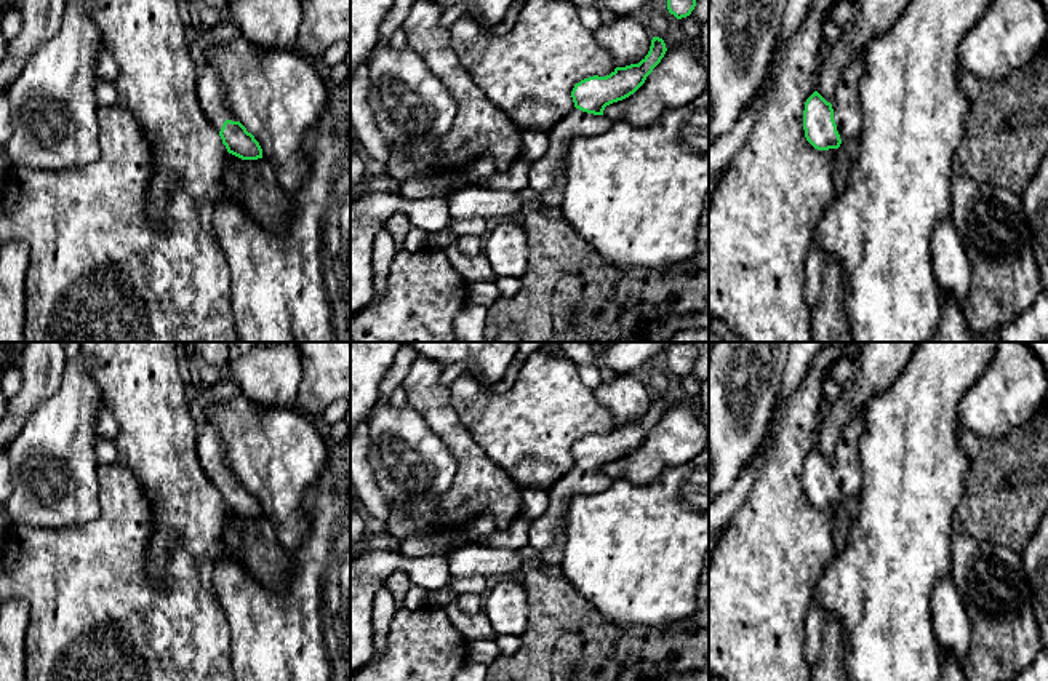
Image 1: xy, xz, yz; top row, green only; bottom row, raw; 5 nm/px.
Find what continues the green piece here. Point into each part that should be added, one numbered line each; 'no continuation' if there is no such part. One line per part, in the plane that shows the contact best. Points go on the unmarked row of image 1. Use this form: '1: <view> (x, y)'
1: yz (847, 469)

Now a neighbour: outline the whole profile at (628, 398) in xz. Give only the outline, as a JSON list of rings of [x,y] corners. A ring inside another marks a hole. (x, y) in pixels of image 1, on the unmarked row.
[[[616,374],[611,382],[602,382],[594,395],[608,408],[616,425],[638,422],[650,409],[653,392],[632,374]]]

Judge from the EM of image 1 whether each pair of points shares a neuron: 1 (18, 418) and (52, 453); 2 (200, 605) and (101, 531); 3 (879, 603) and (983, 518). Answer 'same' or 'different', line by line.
1: different
2: same
3: different

